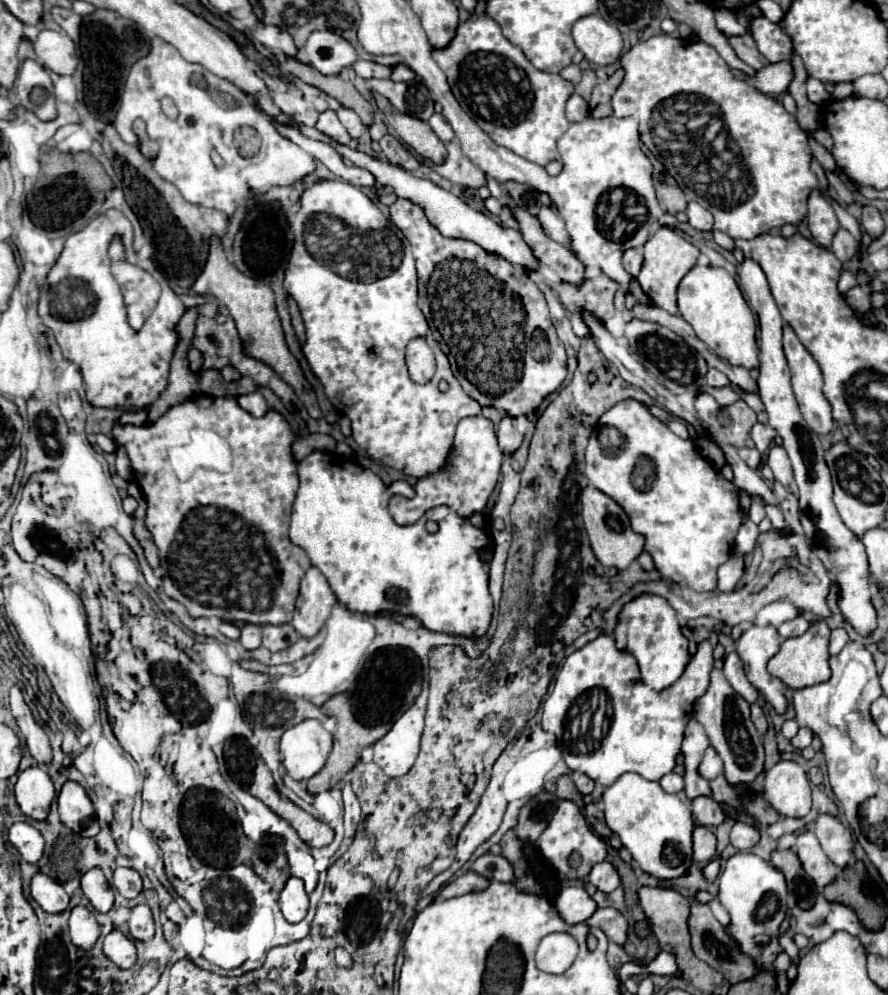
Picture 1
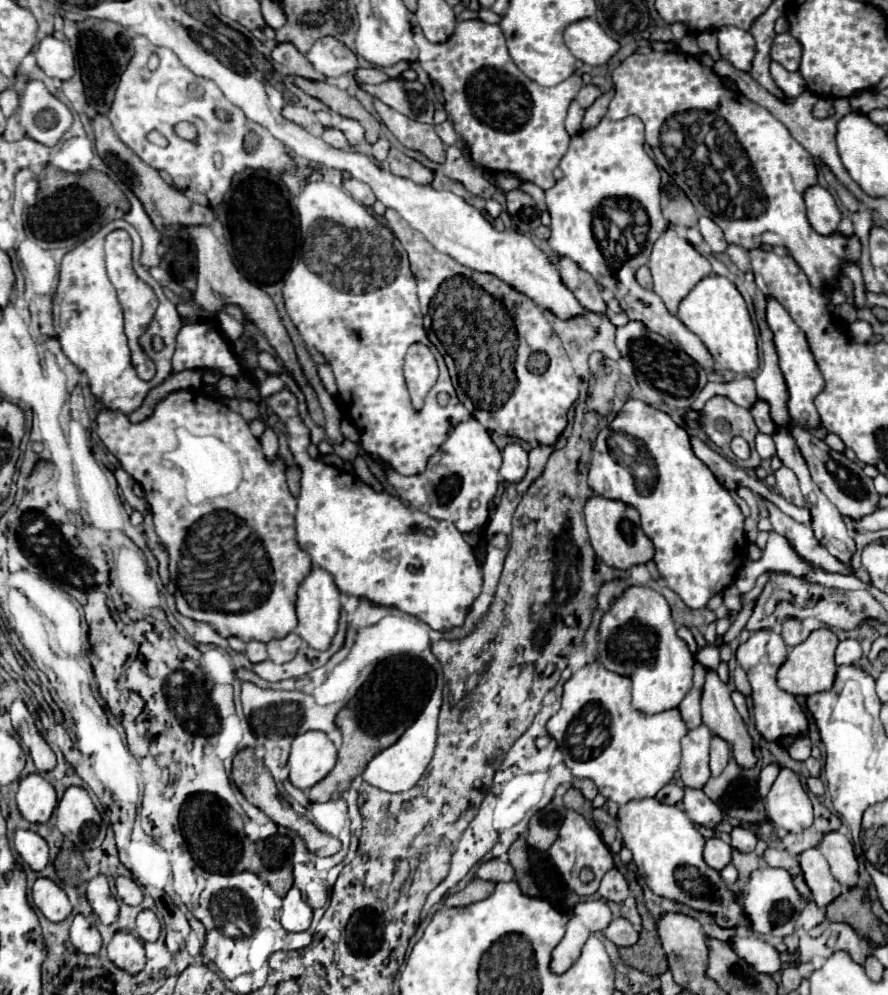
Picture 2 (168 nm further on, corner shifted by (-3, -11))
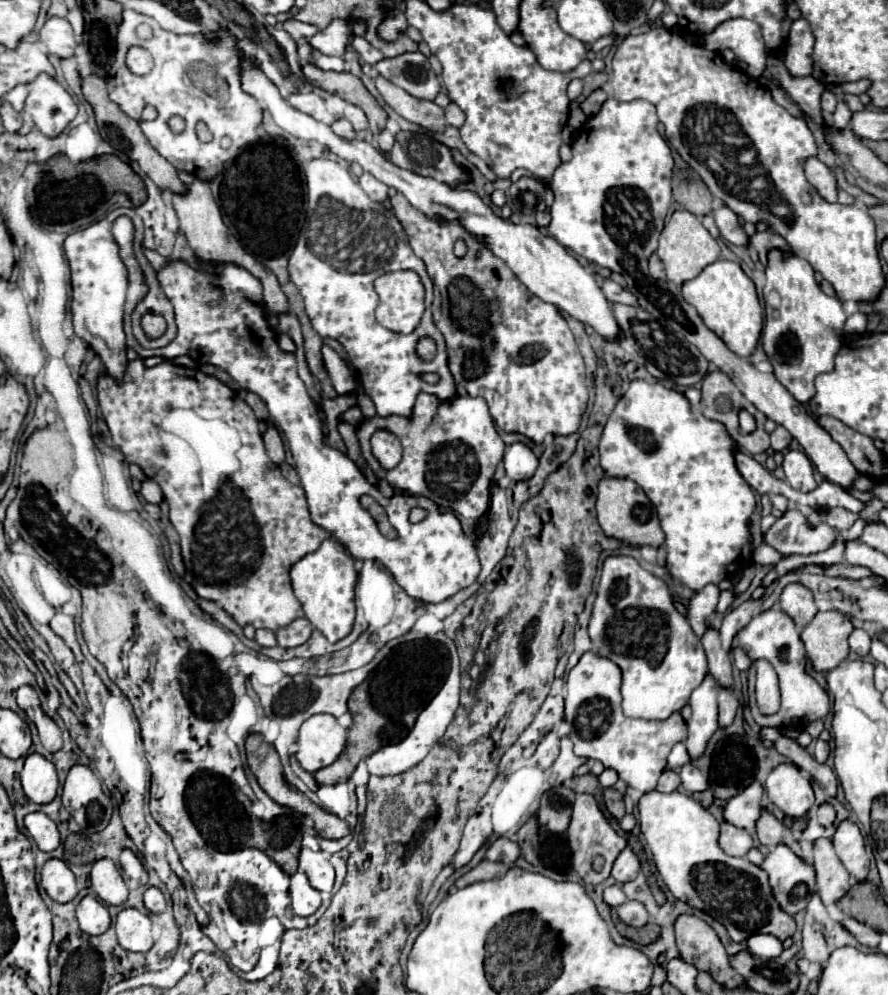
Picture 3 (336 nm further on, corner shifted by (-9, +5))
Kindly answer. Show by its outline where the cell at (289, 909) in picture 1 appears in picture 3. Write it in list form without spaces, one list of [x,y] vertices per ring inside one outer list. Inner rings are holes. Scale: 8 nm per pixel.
[[[296,872],[290,876],[290,898],[292,898],[292,910],[298,916],[312,916],[320,906],[320,892],[314,890],[304,872]]]

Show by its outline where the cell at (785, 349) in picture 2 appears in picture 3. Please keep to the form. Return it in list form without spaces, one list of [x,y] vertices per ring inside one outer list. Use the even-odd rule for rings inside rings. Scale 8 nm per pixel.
[[[772,250],[768,254],[768,266],[766,266],[766,286],[764,286],[764,310],[766,310],[766,326],[762,330],[762,342],[764,350],[768,354],[768,360],[774,366],[774,374],[778,382],[802,404],[806,404],[814,396],[814,378],[822,372],[832,372],[834,370],[834,356],[842,348],[842,332],[844,332],[844,322],[846,314],[842,308],[842,302],[836,298],[830,298],[822,292],[818,282],[814,280],[814,270],[812,266],[790,254],[784,256],[778,250]]]

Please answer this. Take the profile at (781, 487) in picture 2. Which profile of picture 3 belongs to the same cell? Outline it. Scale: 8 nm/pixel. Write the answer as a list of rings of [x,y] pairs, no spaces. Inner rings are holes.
[[[790,450],[786,456],[784,456],[784,474],[786,474],[786,480],[792,488],[800,490],[800,492],[810,492],[814,490],[818,484],[814,480],[814,468],[812,468],[812,462],[808,460],[808,456],[804,452],[796,452],[796,450]]]

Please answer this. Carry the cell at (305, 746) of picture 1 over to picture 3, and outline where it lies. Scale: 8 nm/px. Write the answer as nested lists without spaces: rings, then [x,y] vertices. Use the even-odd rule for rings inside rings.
[[[318,714],[310,716],[300,726],[296,758],[306,772],[318,772],[330,766],[346,746],[346,728],[342,728],[334,716]]]

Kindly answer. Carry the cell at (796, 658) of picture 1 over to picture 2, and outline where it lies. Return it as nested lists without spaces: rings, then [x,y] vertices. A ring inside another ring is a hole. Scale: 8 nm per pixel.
[[[818,628],[814,630],[808,640],[804,640],[802,644],[790,648],[788,660],[782,664],[780,672],[778,672],[778,686],[794,696],[802,694],[802,696],[810,696],[816,692],[824,692],[830,690],[836,678],[836,662],[834,662],[834,650],[838,646],[838,638],[832,630],[828,628]]]

